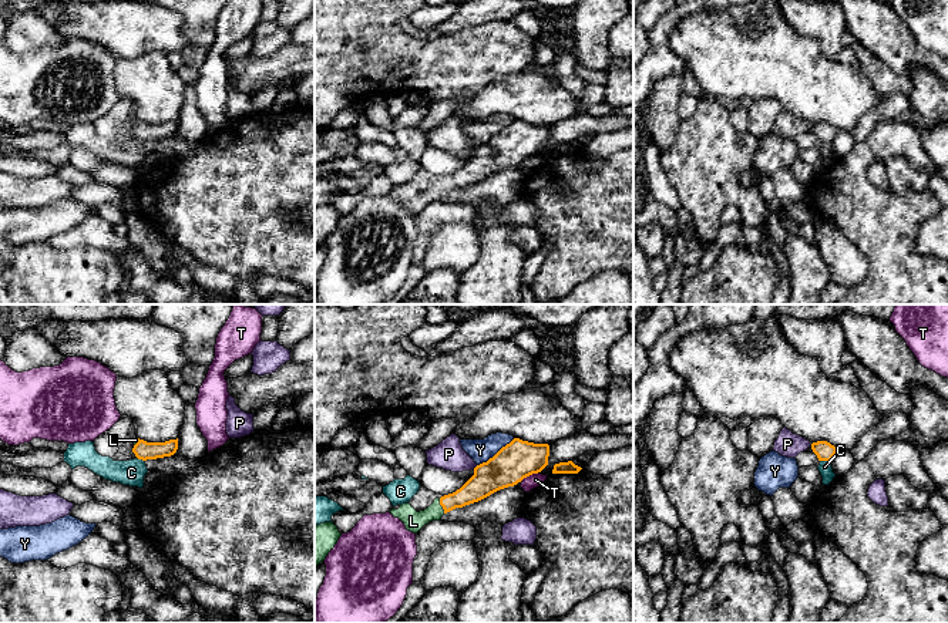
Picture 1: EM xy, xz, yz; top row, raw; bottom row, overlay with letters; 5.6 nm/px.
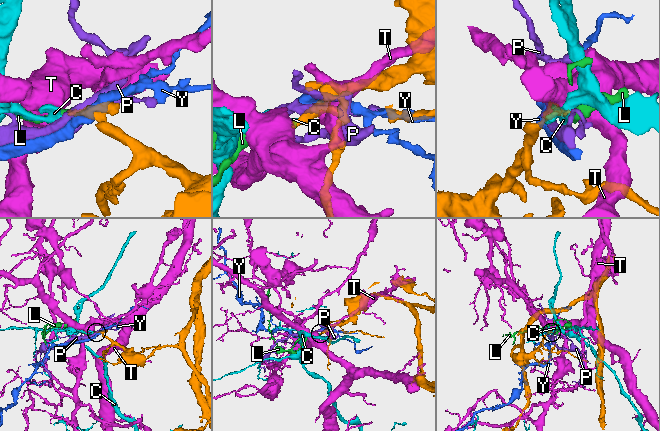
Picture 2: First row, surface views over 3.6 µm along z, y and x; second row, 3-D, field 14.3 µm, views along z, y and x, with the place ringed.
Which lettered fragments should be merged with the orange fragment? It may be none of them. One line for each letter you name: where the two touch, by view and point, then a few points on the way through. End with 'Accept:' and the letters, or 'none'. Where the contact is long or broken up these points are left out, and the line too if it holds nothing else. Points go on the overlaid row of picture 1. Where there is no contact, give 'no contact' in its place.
L: contact xz (441, 505); way xz (480, 485), (466, 495), (441, 505), (434, 512), (413, 521)
Accept: L

